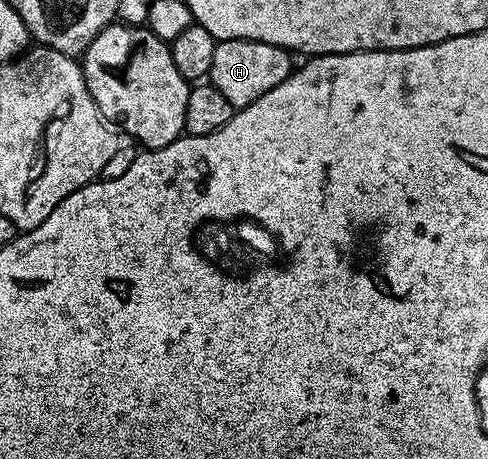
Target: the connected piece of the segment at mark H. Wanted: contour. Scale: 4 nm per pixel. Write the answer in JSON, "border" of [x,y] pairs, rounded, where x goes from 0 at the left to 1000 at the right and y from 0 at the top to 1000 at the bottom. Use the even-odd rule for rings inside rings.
{"border":[[[457,85],[443,92],[443,115],[434,115],[434,150],[426,176],[443,194],[451,194],[459,211],[467,211],[467,220],[482,237],[494,237],[516,229],[516,220],[541,211],[549,194],[566,194],[574,176],[594,166],[598,153],[594,129],[596,113],[582,102],[514,85]]]}

